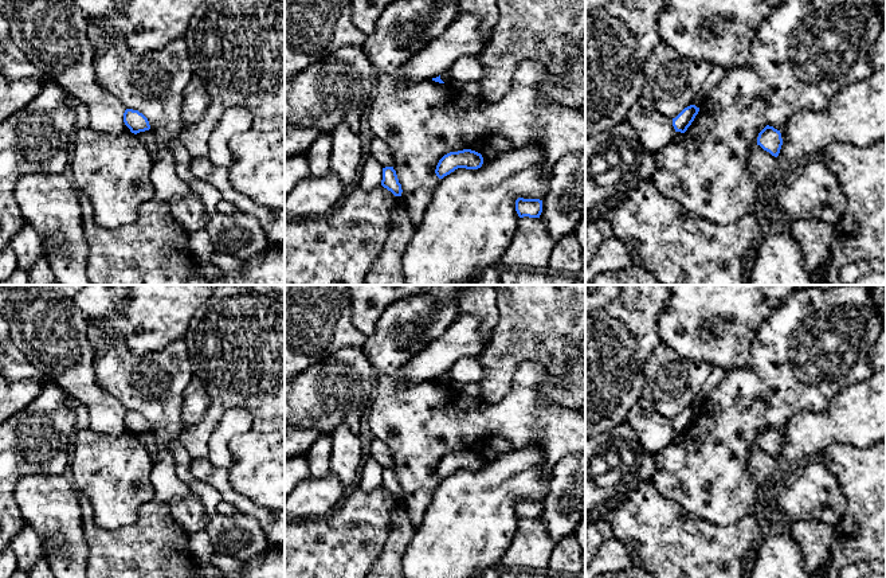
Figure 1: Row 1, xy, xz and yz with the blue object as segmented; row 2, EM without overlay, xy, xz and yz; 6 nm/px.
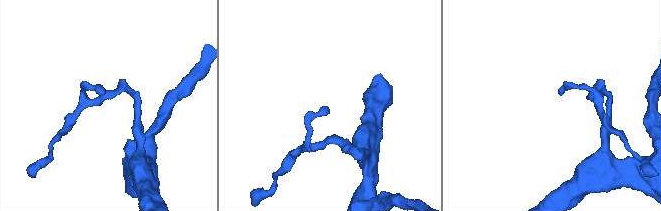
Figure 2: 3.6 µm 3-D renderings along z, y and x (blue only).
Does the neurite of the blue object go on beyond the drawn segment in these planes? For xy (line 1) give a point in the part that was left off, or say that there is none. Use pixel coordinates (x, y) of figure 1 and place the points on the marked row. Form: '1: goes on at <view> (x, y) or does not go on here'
1: does not go on here

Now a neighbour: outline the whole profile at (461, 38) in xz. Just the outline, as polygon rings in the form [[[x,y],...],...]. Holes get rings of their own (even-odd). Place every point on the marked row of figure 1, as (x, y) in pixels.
[[[462,12],[443,34],[401,65],[403,83],[408,86],[436,78],[464,55],[479,56],[482,51],[479,27],[481,19],[477,15]]]

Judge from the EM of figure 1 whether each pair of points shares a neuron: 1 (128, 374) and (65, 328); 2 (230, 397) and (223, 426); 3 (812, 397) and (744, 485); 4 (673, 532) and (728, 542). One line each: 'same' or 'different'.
1: different
2: different
3: same
4: same

